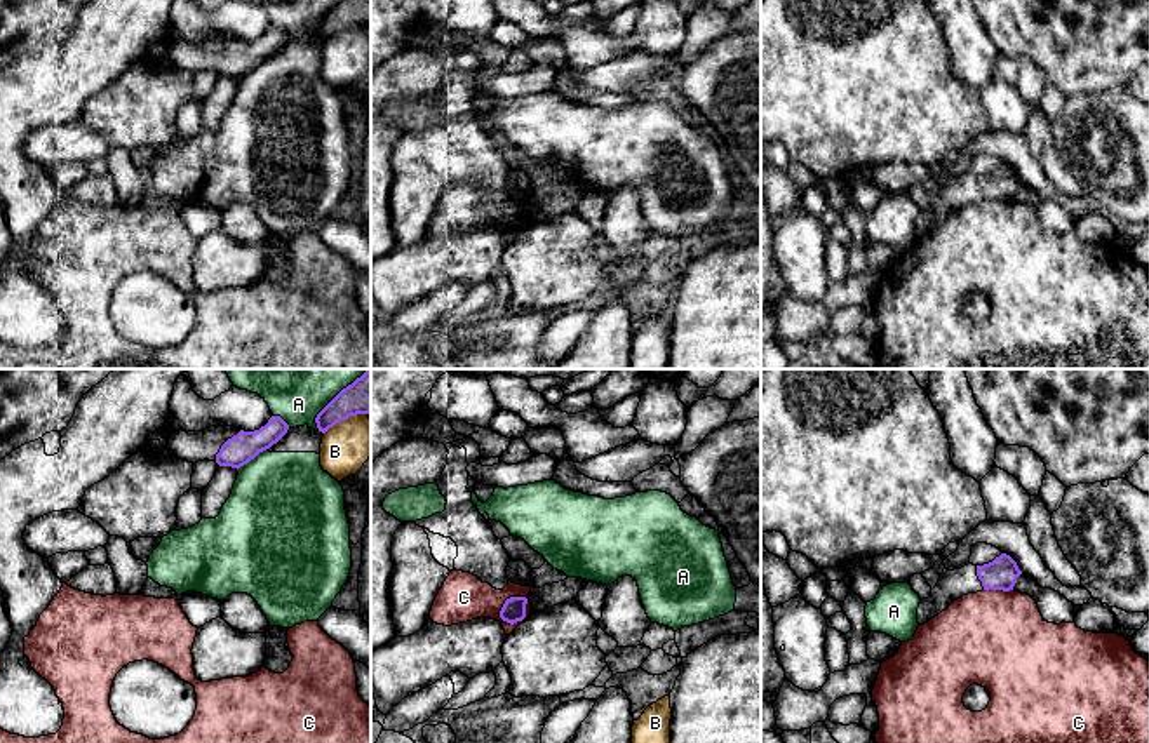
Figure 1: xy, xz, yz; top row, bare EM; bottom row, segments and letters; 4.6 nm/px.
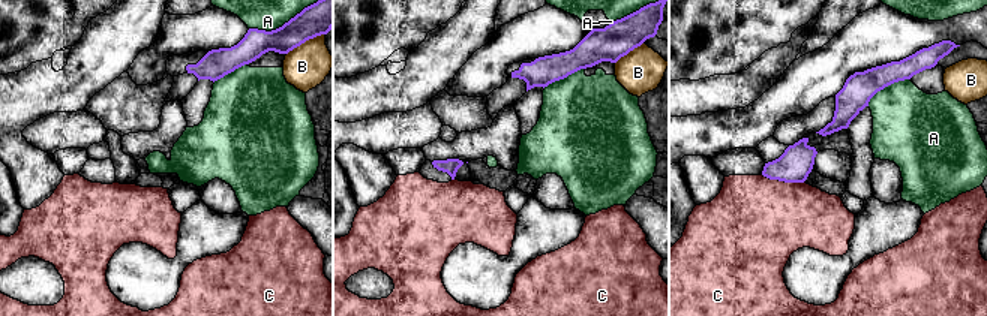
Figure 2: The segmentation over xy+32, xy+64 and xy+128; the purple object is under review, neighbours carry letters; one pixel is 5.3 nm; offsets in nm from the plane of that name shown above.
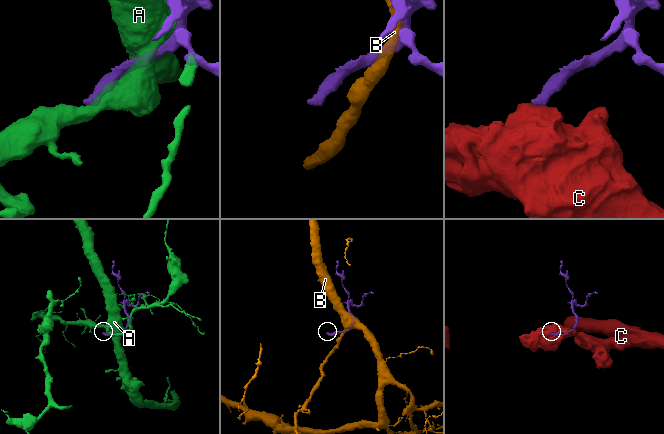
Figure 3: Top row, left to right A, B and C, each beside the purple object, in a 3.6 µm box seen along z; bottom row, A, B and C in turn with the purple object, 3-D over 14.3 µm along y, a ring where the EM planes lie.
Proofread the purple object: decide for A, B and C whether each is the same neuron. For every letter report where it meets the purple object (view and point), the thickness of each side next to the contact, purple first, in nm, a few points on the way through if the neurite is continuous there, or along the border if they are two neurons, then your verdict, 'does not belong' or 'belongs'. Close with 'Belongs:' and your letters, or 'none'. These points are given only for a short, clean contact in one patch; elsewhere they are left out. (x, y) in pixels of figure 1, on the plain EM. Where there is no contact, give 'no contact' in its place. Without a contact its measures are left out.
A: contact xy (321, 21); calibres 130 and 170 nm; does not belong
B: contact xy (345, 28); calibres 130 and 220 nm; does not belong
C: contact xz (510, 207); calibres 110 and 220 nm; border xz (528, 209), (509, 207), (498, 227); does not belong
Belongs: none

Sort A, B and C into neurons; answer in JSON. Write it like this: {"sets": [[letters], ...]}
{"sets": [["A"], ["B"], ["C"]]}

